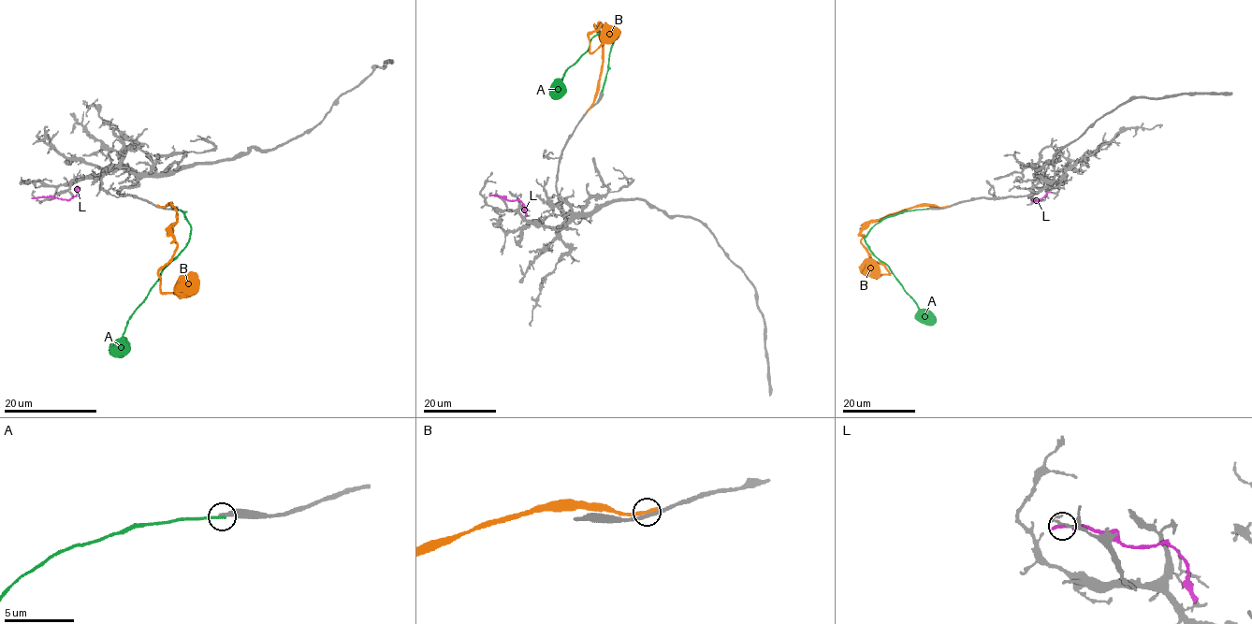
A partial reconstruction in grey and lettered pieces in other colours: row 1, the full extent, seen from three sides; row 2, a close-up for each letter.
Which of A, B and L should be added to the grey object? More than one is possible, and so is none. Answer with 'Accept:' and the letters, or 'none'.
Accept: none

